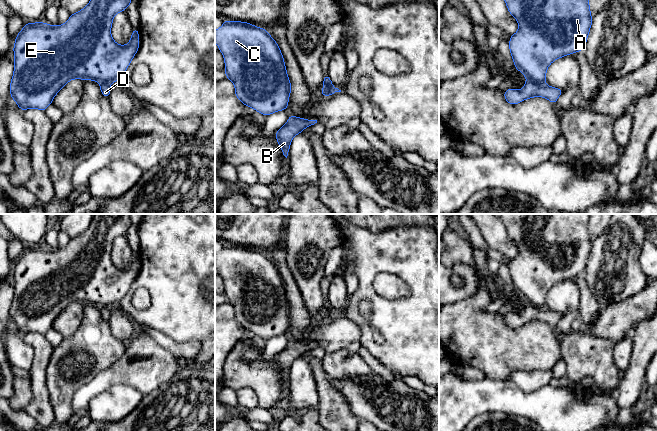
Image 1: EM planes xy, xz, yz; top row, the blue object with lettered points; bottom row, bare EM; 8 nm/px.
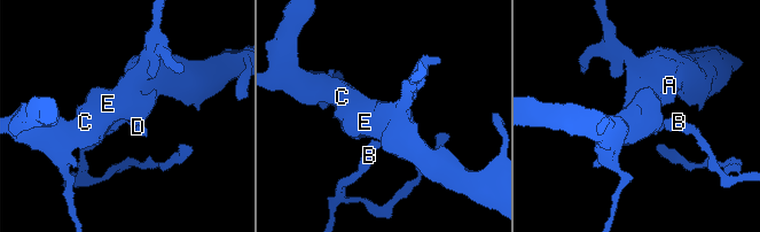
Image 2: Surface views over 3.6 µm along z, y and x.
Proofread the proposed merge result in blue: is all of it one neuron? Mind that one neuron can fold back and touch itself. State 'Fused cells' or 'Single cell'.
Fused cells

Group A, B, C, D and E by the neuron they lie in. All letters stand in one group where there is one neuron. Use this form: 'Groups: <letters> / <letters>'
Groups: A C E / B D

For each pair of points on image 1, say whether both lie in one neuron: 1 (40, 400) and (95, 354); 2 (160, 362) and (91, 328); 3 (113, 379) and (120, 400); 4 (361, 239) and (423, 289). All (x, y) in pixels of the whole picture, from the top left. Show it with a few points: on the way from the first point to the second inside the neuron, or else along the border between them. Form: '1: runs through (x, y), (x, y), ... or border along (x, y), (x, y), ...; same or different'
1: border along (45, 370), (45, 385), (55, 416); different
2: border along (127, 343), (125, 352), (112, 364); different
3: border along (138, 390), (125, 385), (113, 384), (95, 396); different
4: runs through (375, 255), (378, 258), (389, 258), (407, 273); same

